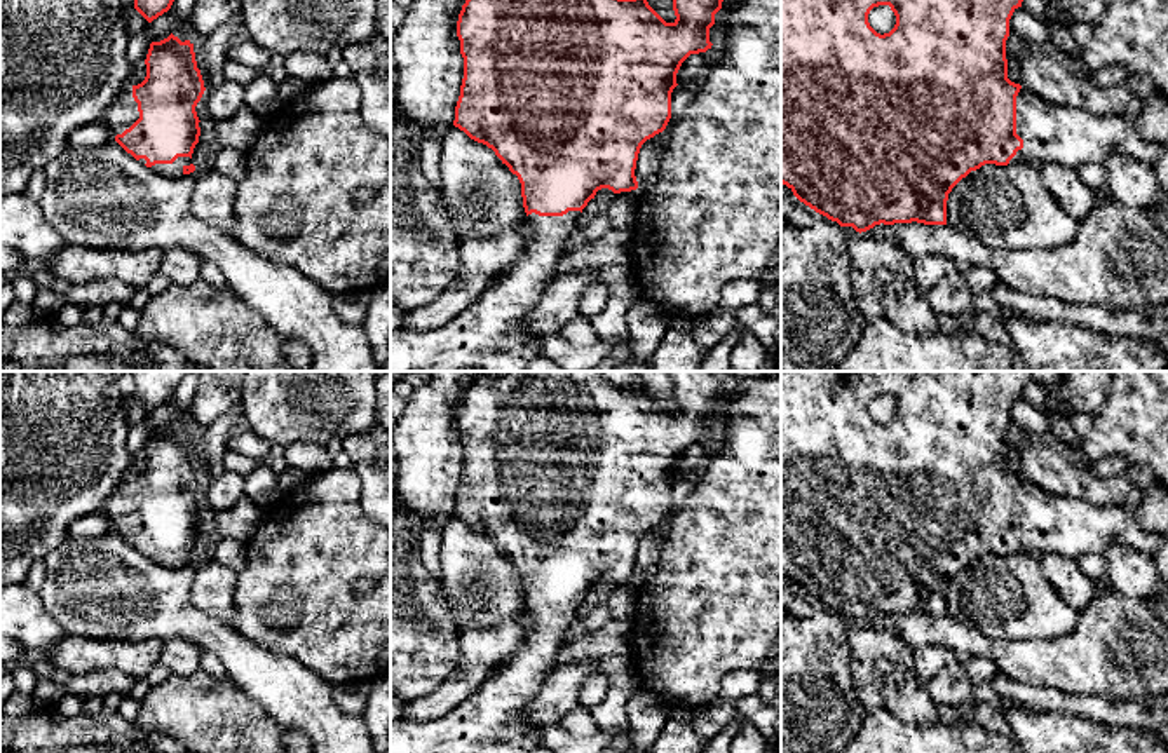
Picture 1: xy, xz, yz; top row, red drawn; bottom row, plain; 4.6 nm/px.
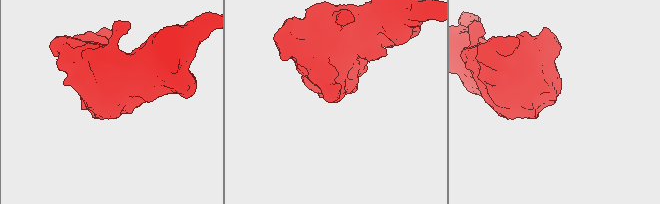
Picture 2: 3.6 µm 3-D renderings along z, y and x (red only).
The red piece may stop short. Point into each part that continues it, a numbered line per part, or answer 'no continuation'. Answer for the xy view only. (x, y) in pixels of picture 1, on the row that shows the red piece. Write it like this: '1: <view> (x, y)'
1: xy (122, 112)

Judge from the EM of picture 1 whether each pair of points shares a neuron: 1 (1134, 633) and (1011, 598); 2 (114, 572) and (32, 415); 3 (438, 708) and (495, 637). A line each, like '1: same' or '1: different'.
1: different
2: different
3: same

